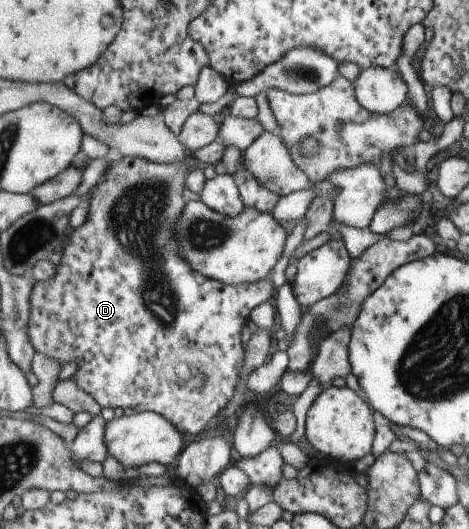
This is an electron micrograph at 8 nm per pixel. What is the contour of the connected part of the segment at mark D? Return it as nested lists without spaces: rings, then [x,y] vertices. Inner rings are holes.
[[[127,156],[116,161],[104,175],[104,178],[90,192],[88,218],[82,226],[70,230],[68,240],[63,247],[62,259],[56,274],[48,280],[38,280],[30,295],[31,313],[28,334],[31,343],[40,354],[58,361],[60,364],[74,361],[78,368],[72,376],[77,385],[92,395],[102,407],[111,409],[133,409],[135,412],[154,411],[170,419],[183,433],[199,435],[207,425],[212,426],[216,416],[234,398],[242,381],[242,371],[246,365],[246,347],[241,341],[241,333],[249,322],[249,313],[269,299],[275,298],[276,291],[271,277],[255,283],[231,285],[221,280],[203,275],[184,258],[178,235],[174,234],[180,215],[189,203],[185,201],[185,183],[188,166],[185,162],[164,164],[145,158]]]

